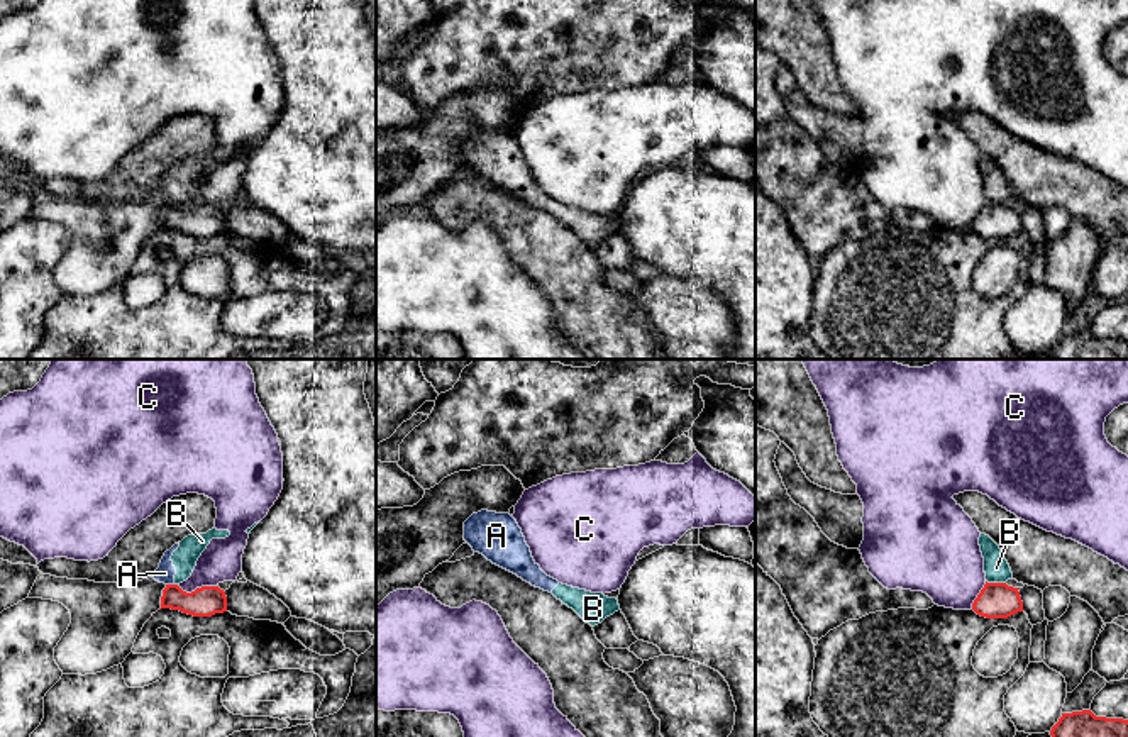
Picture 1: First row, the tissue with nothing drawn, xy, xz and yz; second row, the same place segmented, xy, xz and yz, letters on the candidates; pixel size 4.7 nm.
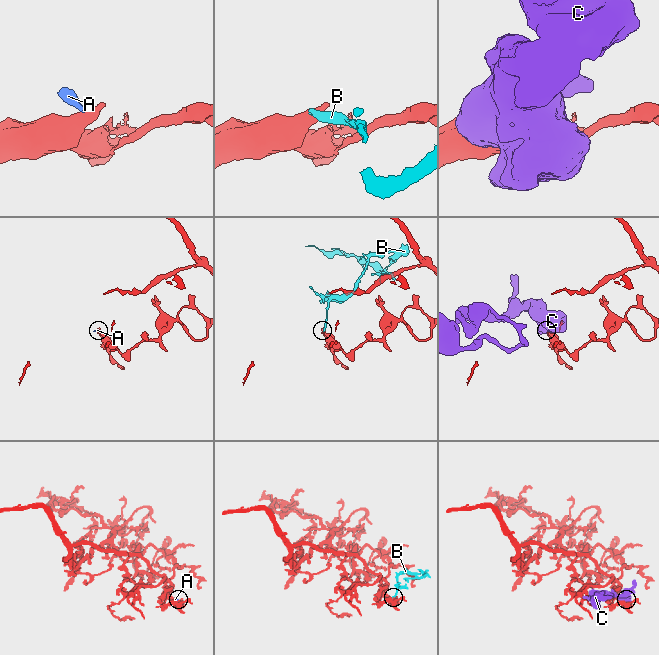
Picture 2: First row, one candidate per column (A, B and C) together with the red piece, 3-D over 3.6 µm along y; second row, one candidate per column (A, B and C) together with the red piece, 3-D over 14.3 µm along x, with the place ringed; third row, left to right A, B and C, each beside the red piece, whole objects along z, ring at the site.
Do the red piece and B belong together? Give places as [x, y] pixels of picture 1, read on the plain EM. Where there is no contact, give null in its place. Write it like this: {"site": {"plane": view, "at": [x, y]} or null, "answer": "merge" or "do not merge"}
{"site": {"plane": "yz", "at": [996, 204]}, "answer": "do not merge"}

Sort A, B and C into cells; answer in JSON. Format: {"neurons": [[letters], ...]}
{"neurons": [["A", "B"], ["C"]]}

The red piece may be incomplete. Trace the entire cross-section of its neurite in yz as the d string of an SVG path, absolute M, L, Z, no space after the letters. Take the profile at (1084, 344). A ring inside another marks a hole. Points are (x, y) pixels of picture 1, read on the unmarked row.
M1091 330L1062 334L1052 359L1128 359L1128 341L1096 337Z

